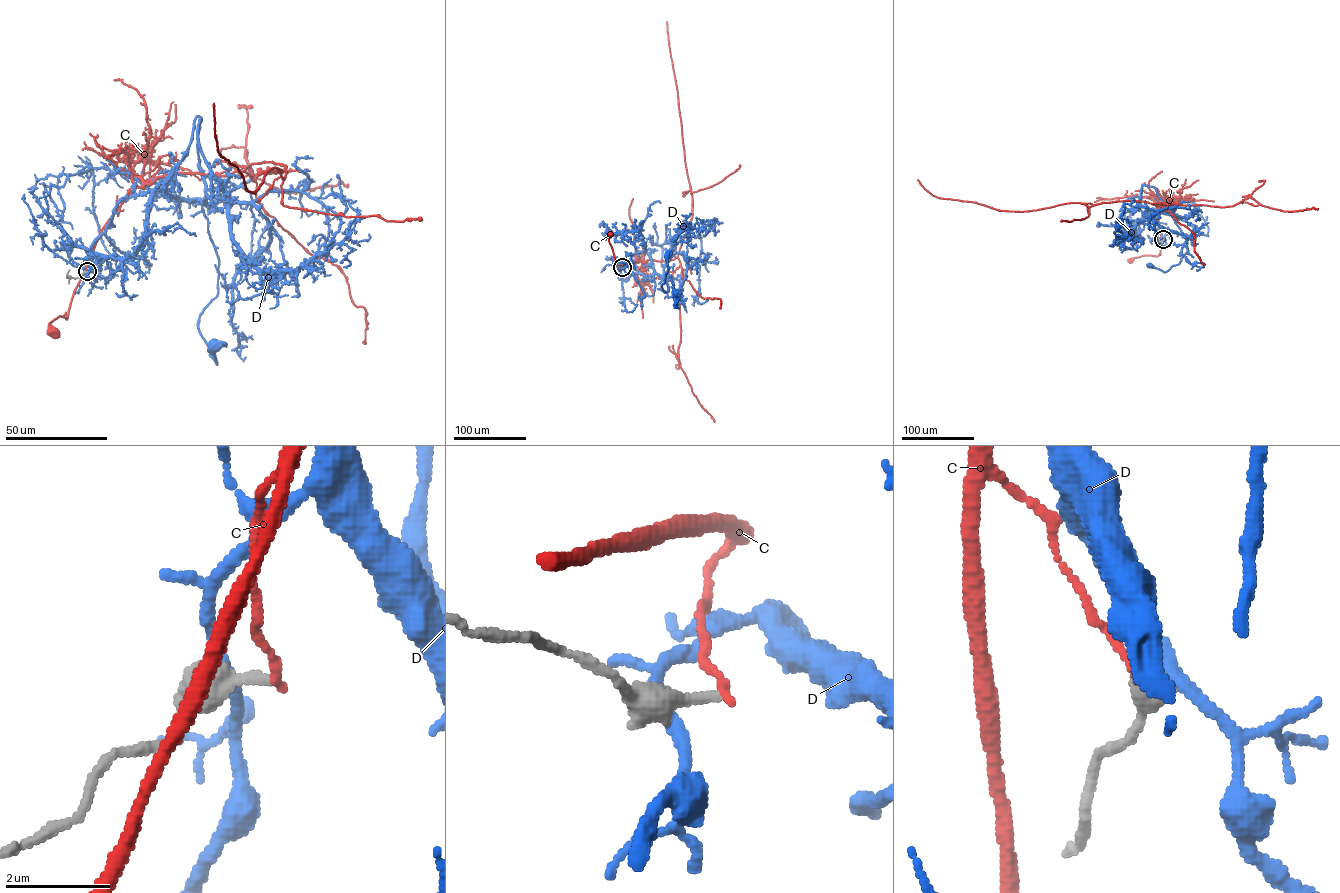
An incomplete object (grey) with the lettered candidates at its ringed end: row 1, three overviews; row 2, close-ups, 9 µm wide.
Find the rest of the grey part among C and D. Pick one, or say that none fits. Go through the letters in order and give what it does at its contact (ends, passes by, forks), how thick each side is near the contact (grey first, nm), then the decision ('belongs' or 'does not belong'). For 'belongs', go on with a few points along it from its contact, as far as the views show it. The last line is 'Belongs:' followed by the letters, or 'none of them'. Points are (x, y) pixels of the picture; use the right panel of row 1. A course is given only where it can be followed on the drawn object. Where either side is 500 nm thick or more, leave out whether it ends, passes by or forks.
C: it ends | 280/180 nm | does not belong
D: 650/240 nm | does not belong
Belongs: none of them

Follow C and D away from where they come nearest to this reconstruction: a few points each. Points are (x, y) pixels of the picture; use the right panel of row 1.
C: (1163, 239), (1161, 236), (1157, 256), (1144, 255), (1130, 261)
D: (1163, 239), (1158, 223), (1148, 210), (1171, 214), (1187, 241), (1188, 251), (1179, 263), (1165, 272), (1149, 265)

